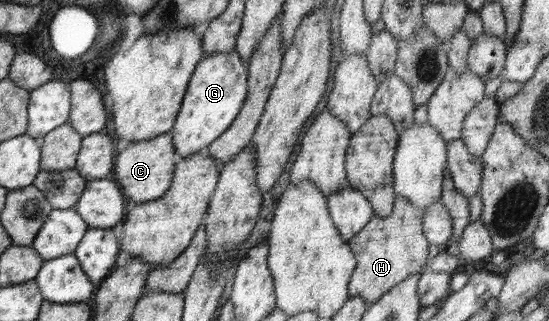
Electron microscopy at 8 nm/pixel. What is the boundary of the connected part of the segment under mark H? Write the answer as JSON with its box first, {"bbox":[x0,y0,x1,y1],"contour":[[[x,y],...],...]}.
{"bbox":[348,194,430,304],"contour":[[[396,194],[392,213],[389,218],[376,215],[367,222],[348,245],[355,255],[357,266],[348,282],[348,295],[361,297],[367,304],[375,303],[383,294],[414,274],[427,269],[427,248],[430,242],[423,232],[424,212],[413,206],[405,197]]]}

